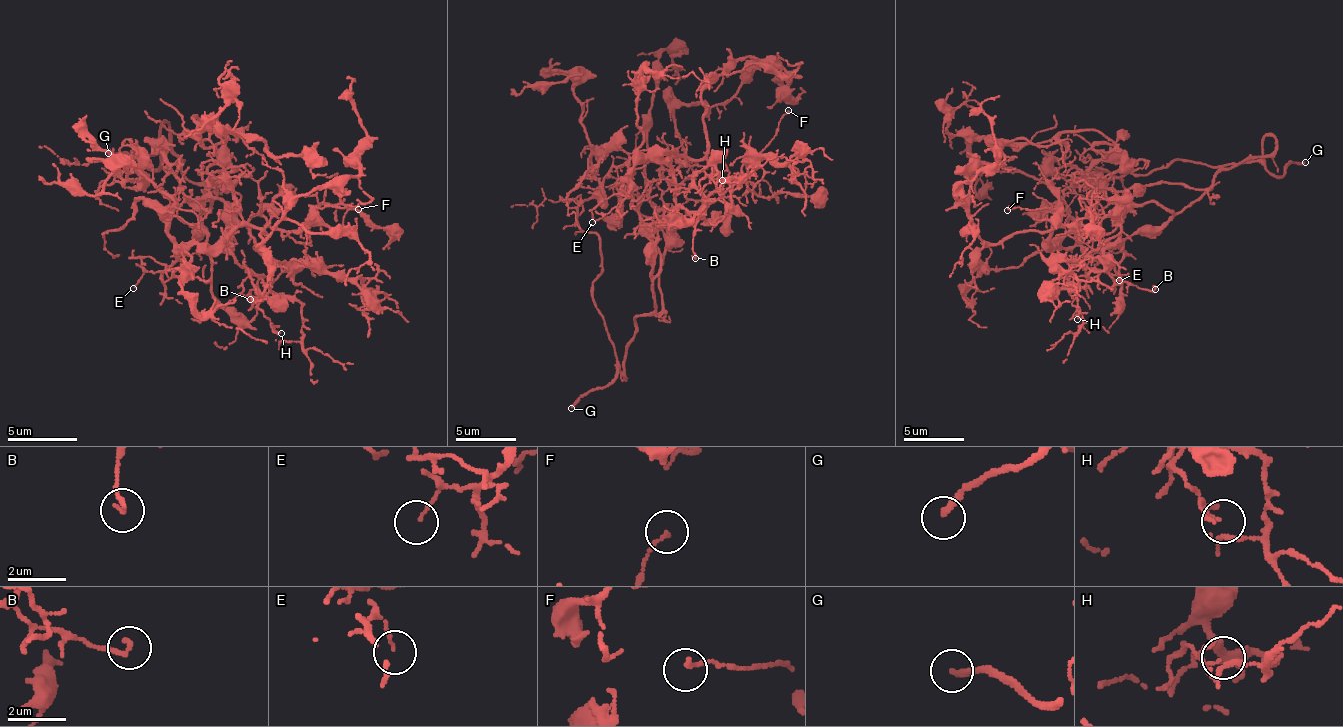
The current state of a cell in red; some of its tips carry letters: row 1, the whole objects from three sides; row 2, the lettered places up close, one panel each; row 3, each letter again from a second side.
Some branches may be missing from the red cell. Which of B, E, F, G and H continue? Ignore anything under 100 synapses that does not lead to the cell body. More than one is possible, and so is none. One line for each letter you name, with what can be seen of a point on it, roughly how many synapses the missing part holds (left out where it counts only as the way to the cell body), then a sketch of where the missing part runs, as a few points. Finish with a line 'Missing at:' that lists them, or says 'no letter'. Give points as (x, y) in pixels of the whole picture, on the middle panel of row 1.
G: (571, 408) | 550 syn
Missing at: G

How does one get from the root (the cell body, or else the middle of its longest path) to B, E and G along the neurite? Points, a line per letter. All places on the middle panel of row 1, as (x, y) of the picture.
B: (659, 177), (662, 219), (677, 222), (677, 213), (683, 207), (701, 210), (692, 243), (695, 258)
E: (659, 177), (674, 162), (686, 159), (677, 156), (644, 159), (632, 171), (629, 195), (602, 219), (592, 222)
G: (659, 177), (665, 237), (659, 273), (662, 309), (635, 318), (635, 336), (617, 375), (571, 408)

